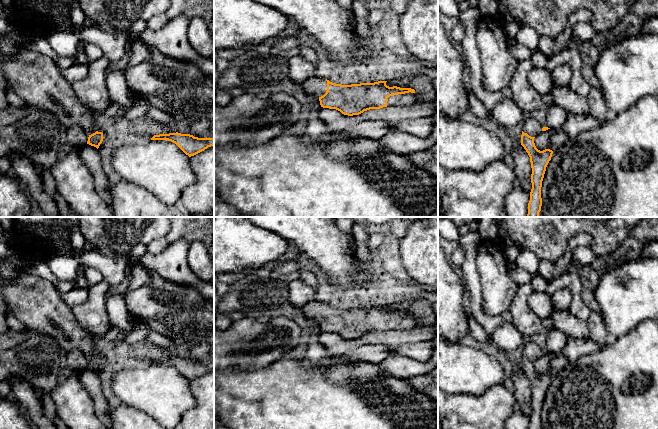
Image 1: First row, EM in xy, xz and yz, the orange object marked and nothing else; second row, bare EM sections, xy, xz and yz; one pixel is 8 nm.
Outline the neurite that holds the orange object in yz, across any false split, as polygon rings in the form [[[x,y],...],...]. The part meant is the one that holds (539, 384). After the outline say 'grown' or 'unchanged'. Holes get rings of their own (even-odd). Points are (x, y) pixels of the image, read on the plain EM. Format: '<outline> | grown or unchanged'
[[[528,338],[523,342],[523,353],[521,359],[521,369],[524,371],[530,381],[532,398],[532,413],[530,416],[530,425],[528,429],[542,429],[541,411],[546,391],[551,384],[553,375],[545,373],[540,375],[536,372],[534,362],[542,355],[550,352],[543,351],[534,341]]] | grown

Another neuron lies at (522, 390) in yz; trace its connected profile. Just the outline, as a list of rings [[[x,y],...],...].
[[[515,368],[513,371],[514,396],[516,401],[521,405],[525,415],[531,416],[531,386],[530,381],[521,368]]]

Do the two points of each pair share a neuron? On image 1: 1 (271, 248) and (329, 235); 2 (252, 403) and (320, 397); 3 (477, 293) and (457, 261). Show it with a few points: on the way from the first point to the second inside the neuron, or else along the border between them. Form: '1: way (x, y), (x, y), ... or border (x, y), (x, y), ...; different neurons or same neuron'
1: border (267, 230), (277, 233), (288, 241); different neurons
2: way (269, 403), (303, 403); same neuron
3: border (460, 244), (464, 250), (464, 261), (461, 266); different neurons

